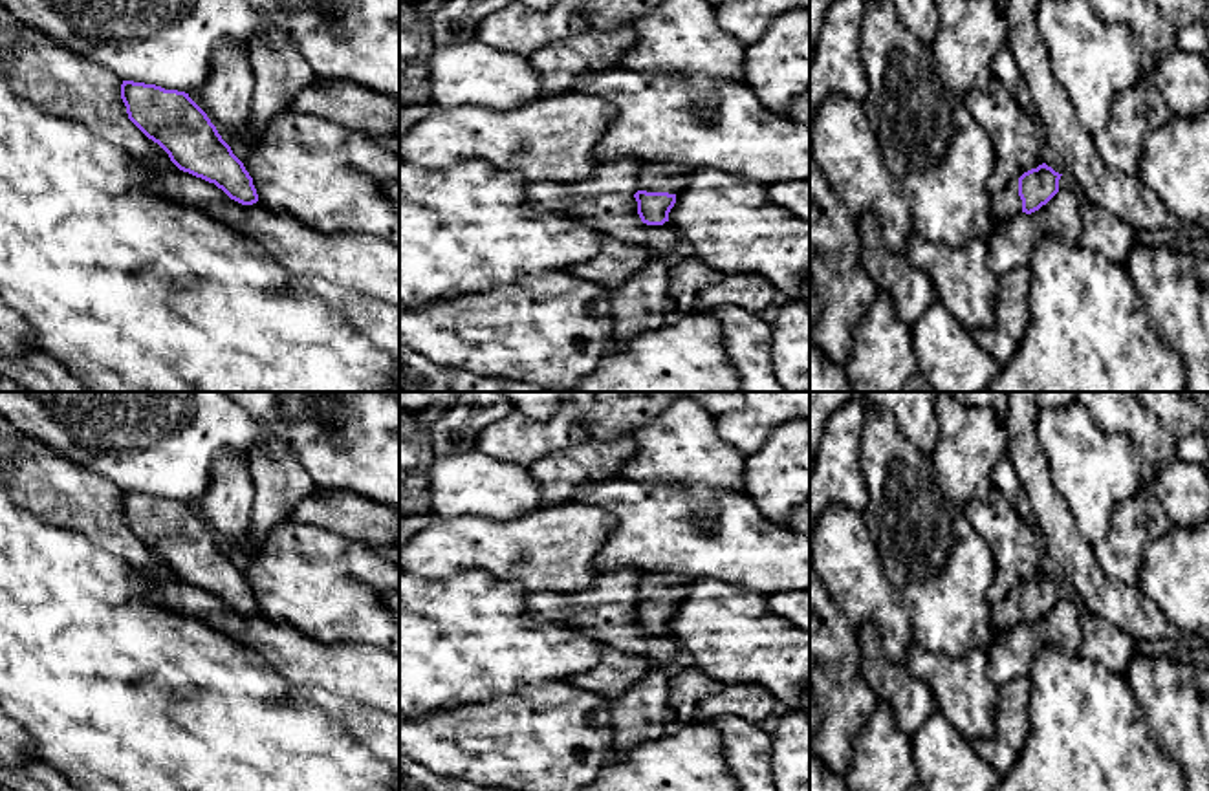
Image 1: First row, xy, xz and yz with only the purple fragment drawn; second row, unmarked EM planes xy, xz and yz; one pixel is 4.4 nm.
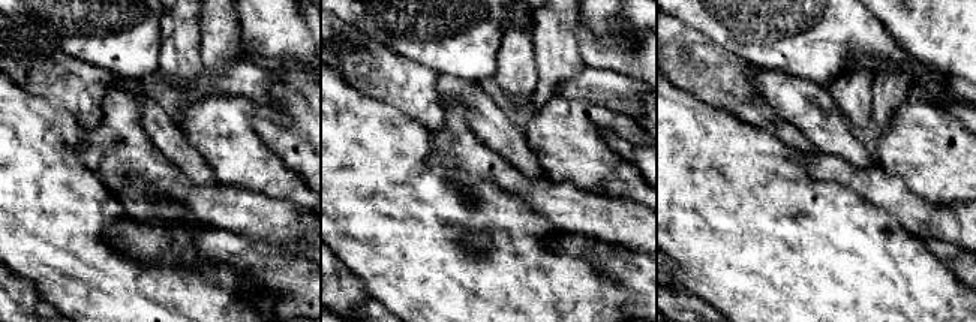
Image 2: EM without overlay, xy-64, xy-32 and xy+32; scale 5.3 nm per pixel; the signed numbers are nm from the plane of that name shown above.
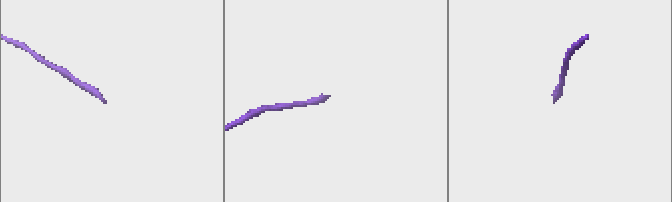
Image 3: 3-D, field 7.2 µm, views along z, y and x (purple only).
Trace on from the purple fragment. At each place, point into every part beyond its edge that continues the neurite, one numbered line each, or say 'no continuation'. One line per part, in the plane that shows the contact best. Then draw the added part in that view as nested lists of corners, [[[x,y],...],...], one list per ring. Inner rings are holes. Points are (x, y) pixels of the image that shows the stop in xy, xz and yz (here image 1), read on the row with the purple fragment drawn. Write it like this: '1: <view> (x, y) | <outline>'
1: xz (669, 178) | [[[647,163],[636,179],[637,190],[678,194],[694,168],[672,163]]]

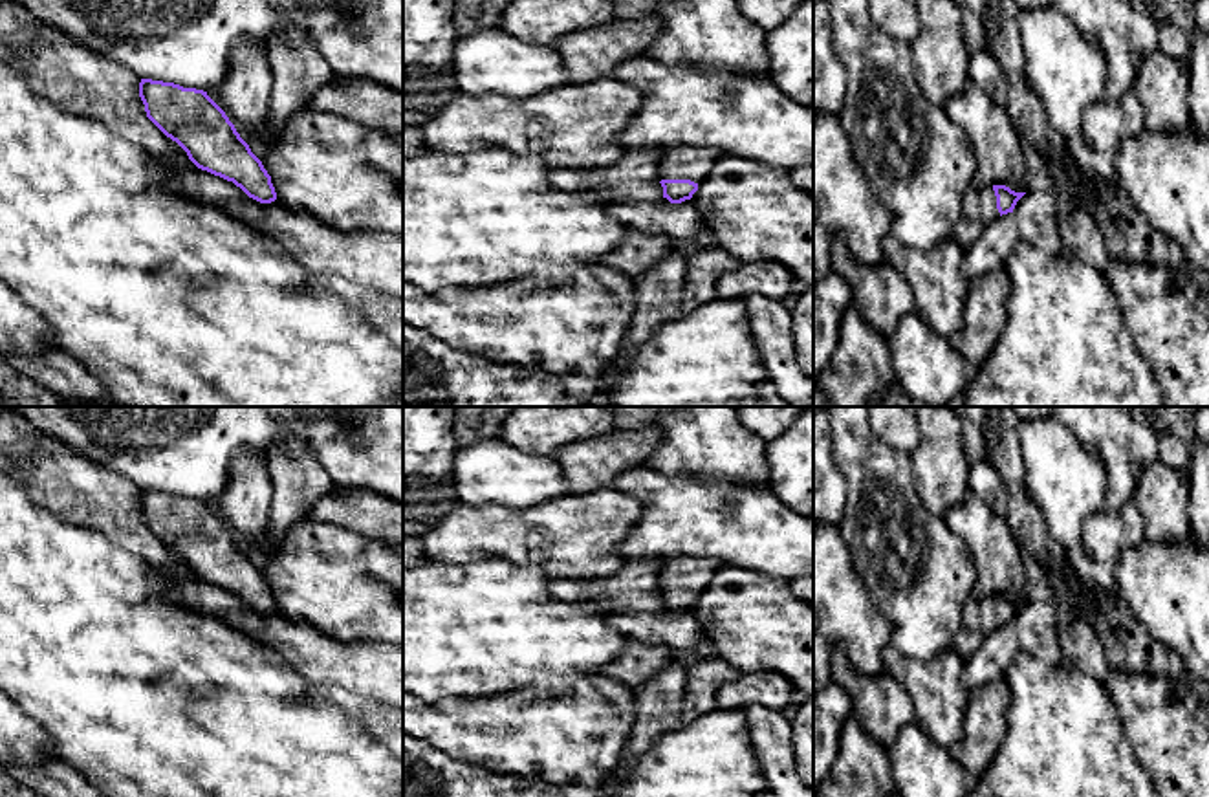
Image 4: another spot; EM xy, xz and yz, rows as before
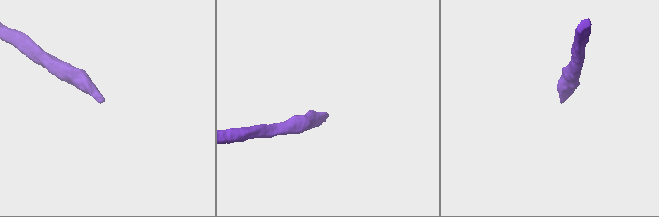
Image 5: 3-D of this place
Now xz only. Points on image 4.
1: xz (693, 163) | [[[665,148],[659,163],[661,180],[691,180],[700,183],[722,156],[724,152],[716,148]]]

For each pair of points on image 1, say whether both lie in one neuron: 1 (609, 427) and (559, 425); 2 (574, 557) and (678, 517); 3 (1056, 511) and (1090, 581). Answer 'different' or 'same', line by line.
1: different
2: different
3: same

